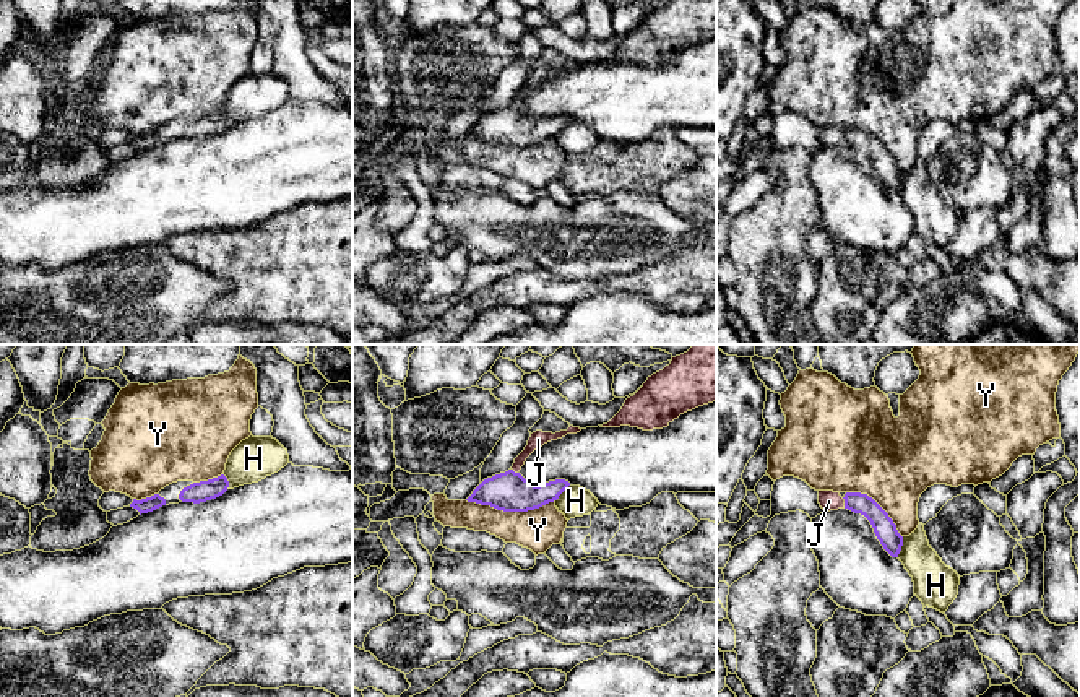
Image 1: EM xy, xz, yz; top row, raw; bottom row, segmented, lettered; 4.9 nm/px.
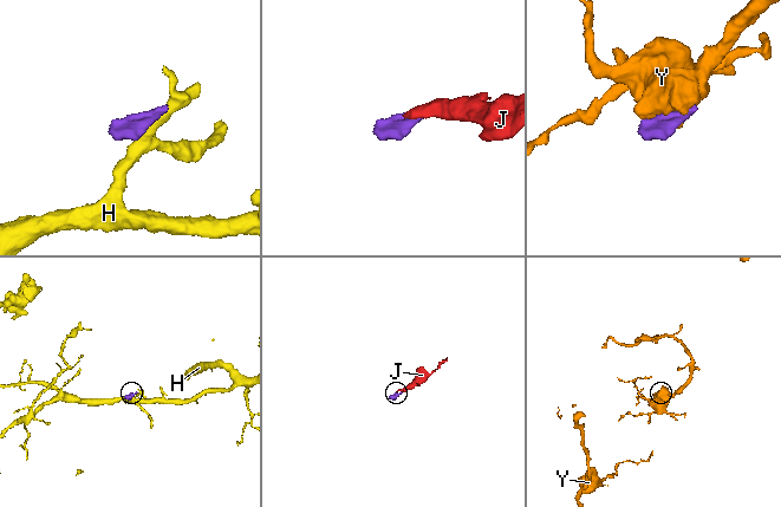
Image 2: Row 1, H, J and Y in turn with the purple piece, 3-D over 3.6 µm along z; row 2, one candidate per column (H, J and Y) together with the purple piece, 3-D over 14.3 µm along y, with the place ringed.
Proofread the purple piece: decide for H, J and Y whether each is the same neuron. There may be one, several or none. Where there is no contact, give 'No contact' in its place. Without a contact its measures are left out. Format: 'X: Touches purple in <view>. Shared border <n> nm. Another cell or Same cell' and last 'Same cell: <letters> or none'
H: Touches purple in yz. Shared border 110 nm. Another cell
J: Touches purple in yz. Shared border 60 nm. Same cell
Y: Touches purple in xz. Shared border 440 nm. Another cell
Same cell: J

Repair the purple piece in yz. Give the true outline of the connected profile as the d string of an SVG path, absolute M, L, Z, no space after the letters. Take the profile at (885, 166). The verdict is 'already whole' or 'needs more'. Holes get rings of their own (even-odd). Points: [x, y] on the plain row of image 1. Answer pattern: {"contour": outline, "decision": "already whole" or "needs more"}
{"contour": "M819 127L819 140L825 148L848 145L864 151L870 158L883 185L892 193L898 193L903 182L903 172L898 169L888 149L872 133L861 128L846 128L841 133L840 128Z", "decision": "needs more"}

